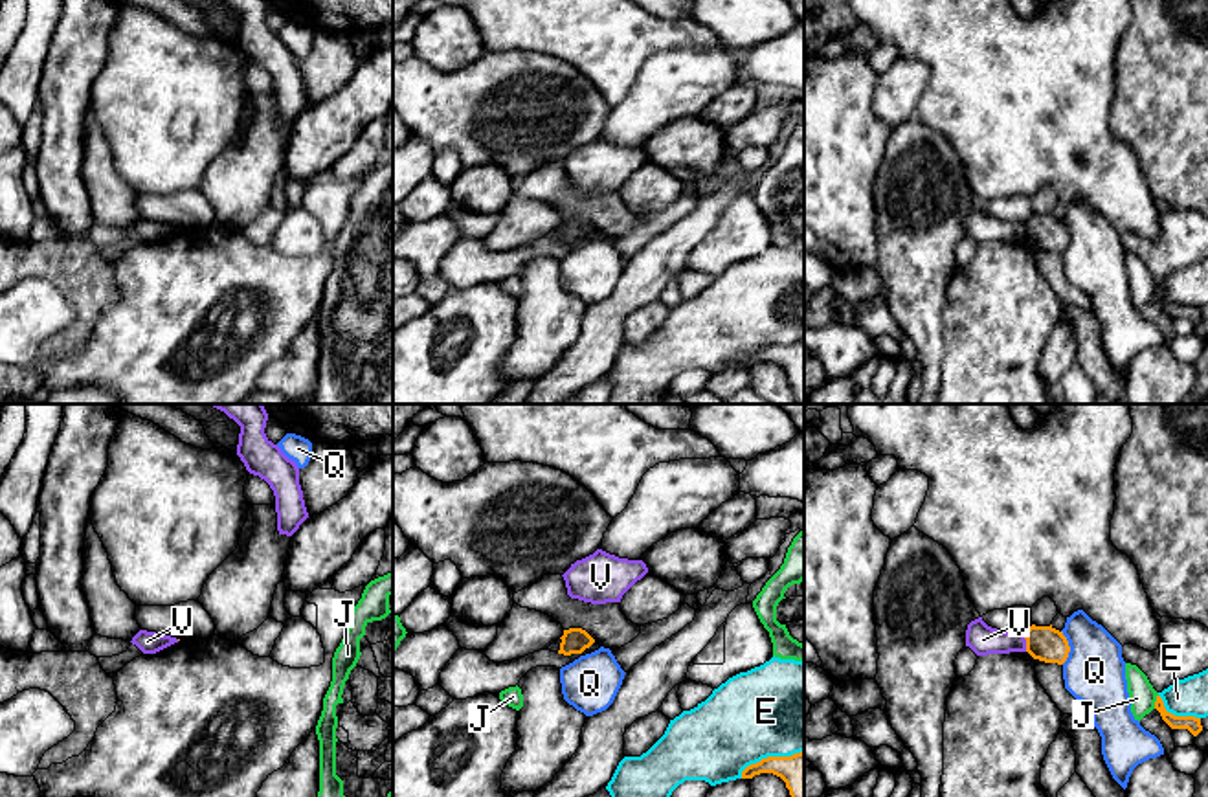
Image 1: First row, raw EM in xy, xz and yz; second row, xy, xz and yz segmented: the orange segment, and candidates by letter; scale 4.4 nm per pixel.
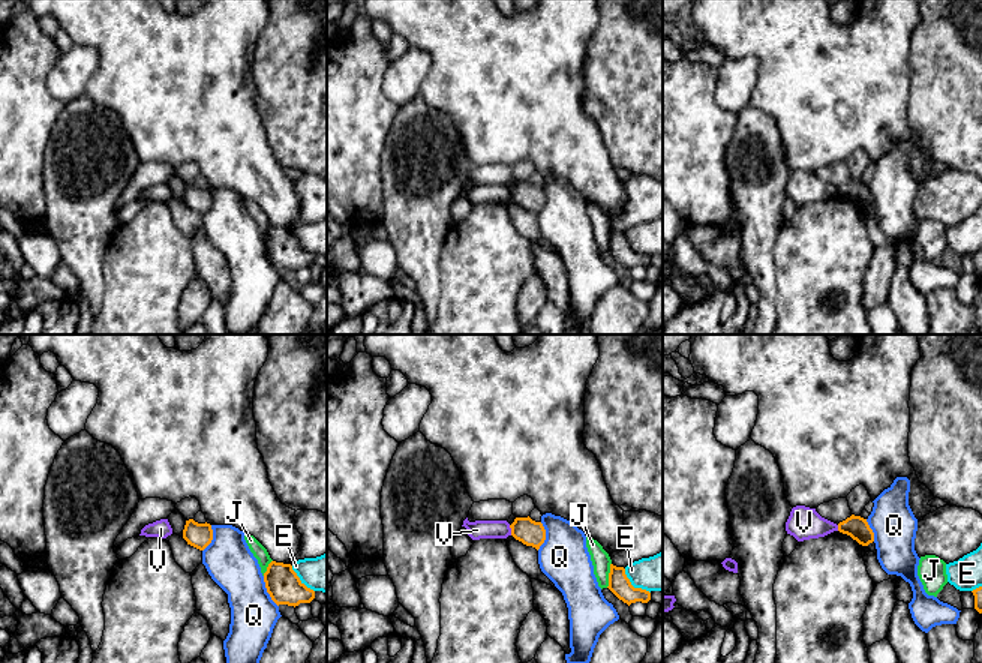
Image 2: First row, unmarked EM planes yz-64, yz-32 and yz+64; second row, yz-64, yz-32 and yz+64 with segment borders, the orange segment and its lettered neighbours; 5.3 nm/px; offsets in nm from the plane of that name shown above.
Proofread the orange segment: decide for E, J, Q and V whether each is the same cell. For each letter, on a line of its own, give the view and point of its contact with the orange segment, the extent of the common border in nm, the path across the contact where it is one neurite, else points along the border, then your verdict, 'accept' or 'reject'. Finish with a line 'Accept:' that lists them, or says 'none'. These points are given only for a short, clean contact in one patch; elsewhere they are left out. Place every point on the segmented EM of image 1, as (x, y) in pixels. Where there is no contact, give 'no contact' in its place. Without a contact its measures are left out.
E: meets orange in xz at (770, 757); contact 300 nm long; reject
J: meets orange in yz at (1155, 702); contact 70 nm long; reject
Q: meets orange in yz at (1069, 647); contact 150 nm long; reject
V: meets orange in yz at (1027, 643); contact 80 nm long; border along yz (1023, 634), (1027, 651); reject
Accept: none

